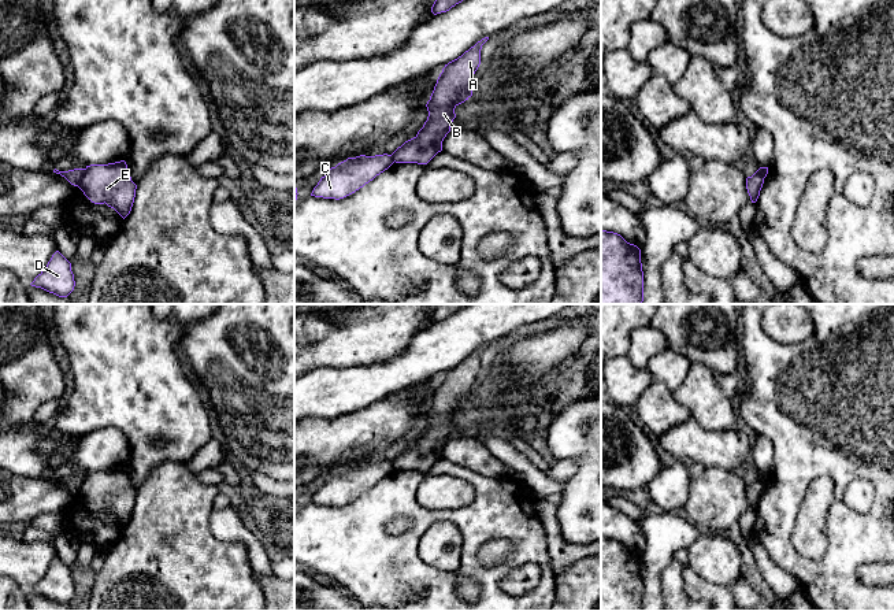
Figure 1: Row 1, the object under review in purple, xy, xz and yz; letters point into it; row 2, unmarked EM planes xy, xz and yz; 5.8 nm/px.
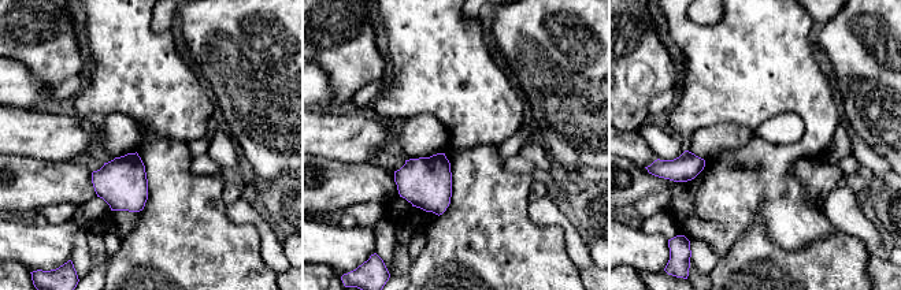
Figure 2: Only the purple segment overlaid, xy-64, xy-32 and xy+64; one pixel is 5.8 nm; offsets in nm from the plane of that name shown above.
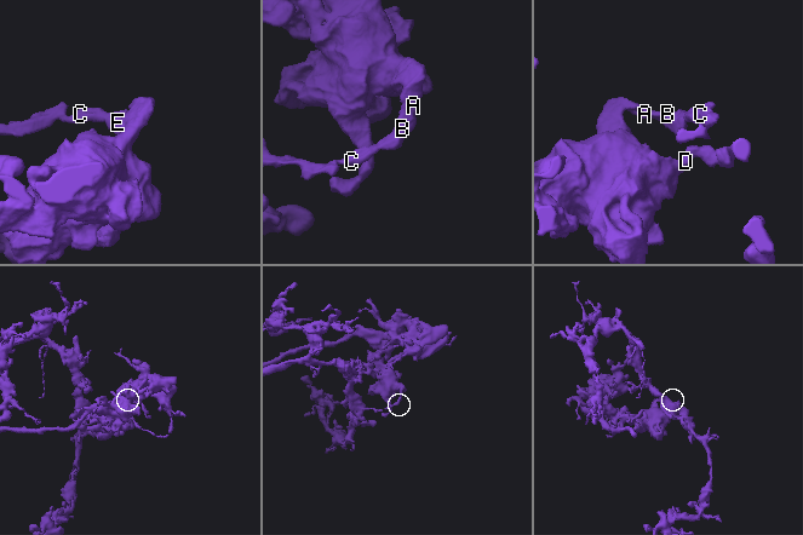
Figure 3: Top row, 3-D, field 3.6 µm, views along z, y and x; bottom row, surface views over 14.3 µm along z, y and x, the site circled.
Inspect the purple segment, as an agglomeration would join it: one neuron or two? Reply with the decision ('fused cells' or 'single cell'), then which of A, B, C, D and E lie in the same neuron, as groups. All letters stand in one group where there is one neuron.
fused cells; groups A B D E / C

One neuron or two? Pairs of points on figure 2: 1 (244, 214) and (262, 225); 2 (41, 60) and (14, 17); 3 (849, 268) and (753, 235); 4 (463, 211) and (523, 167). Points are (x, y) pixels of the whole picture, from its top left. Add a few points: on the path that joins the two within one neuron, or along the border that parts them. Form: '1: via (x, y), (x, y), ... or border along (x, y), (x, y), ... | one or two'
1: via (248, 215), (258, 220) | one
2: via (41, 49), (41, 44), (25, 28) | one
3: via (826, 268), (786, 268), (777, 259) | one
4: border along (503, 159), (503, 166), (507, 170), (530, 173) | two

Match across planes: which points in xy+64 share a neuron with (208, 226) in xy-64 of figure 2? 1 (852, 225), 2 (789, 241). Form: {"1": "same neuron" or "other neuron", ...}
{"1": "other neuron", "2": "other neuron"}

